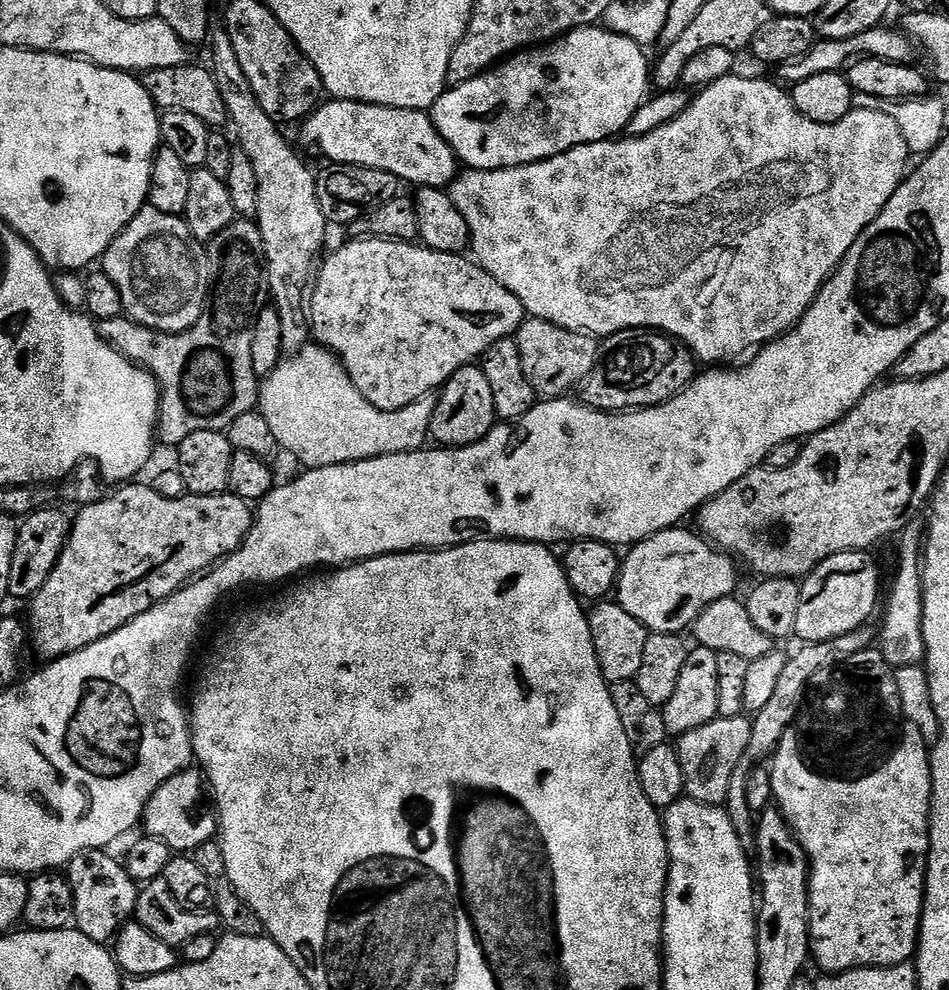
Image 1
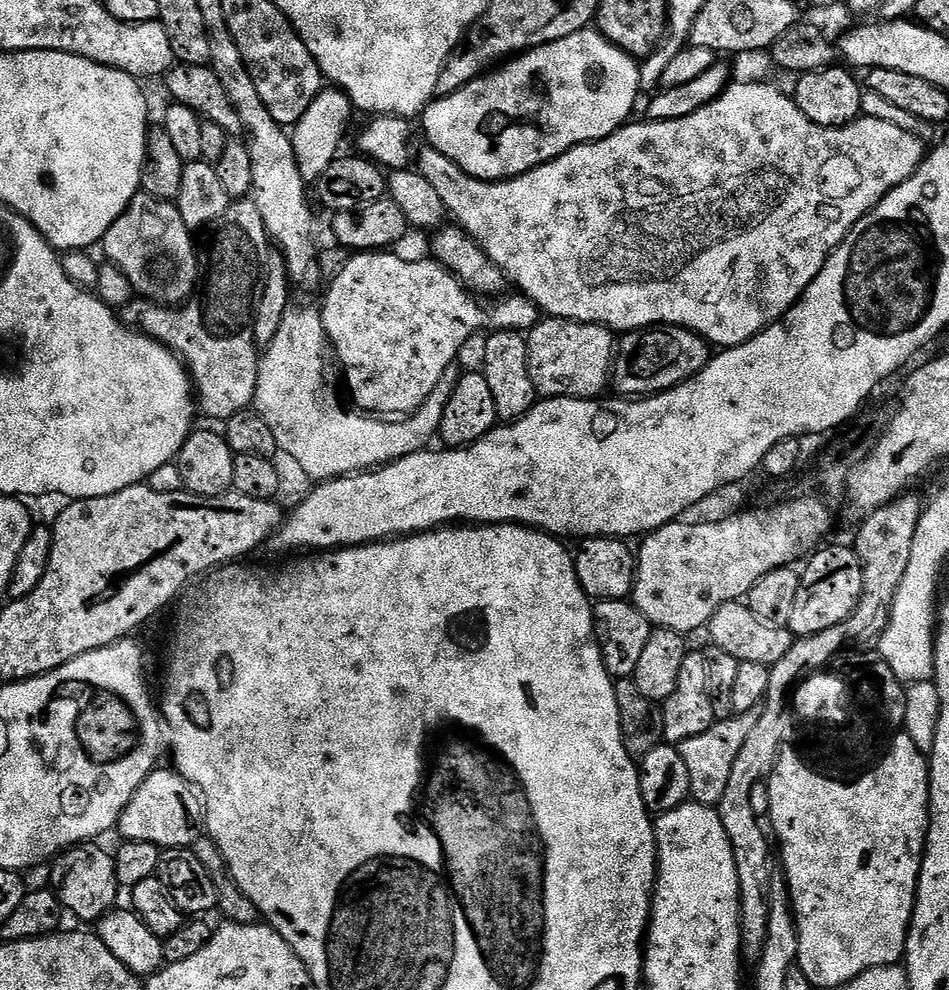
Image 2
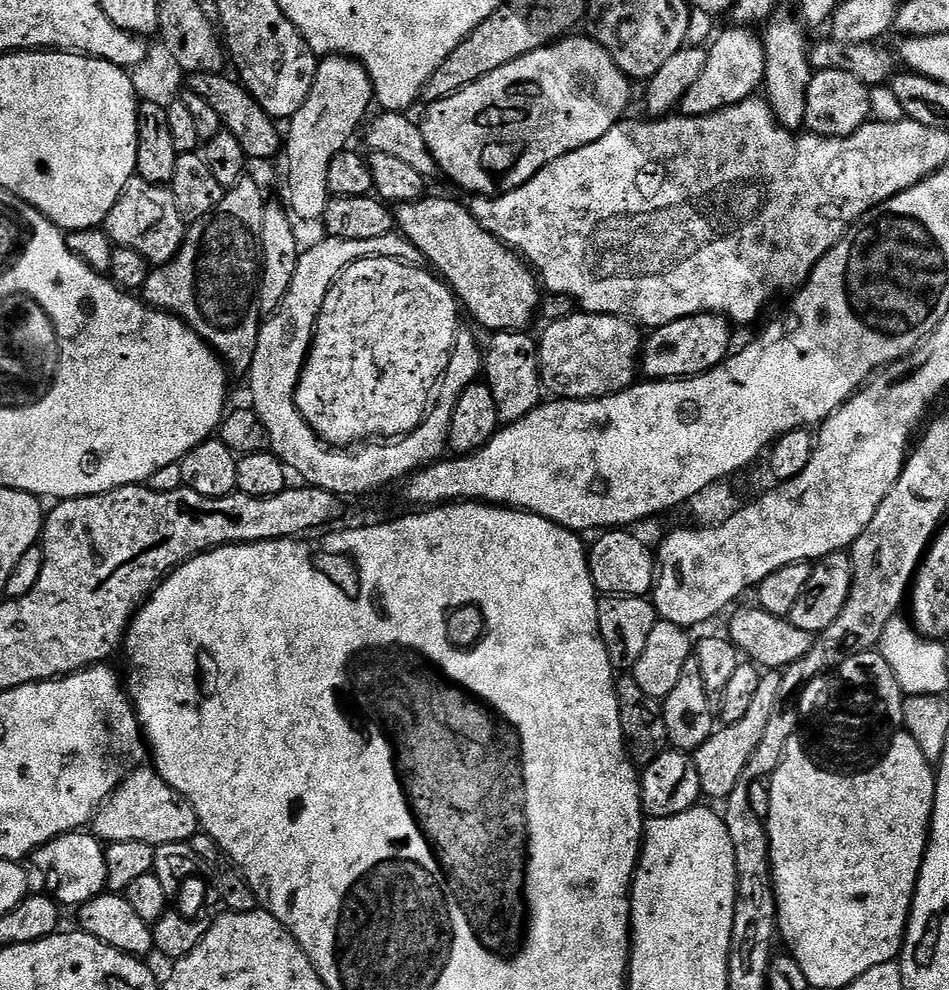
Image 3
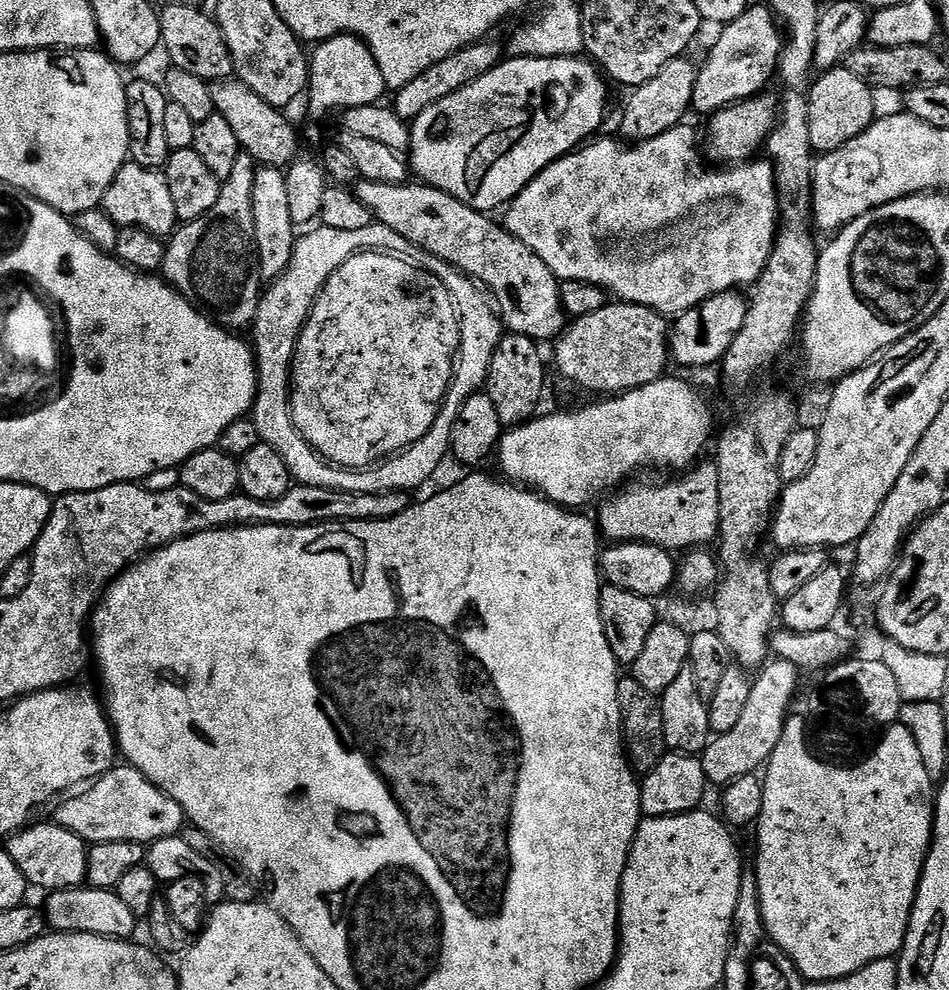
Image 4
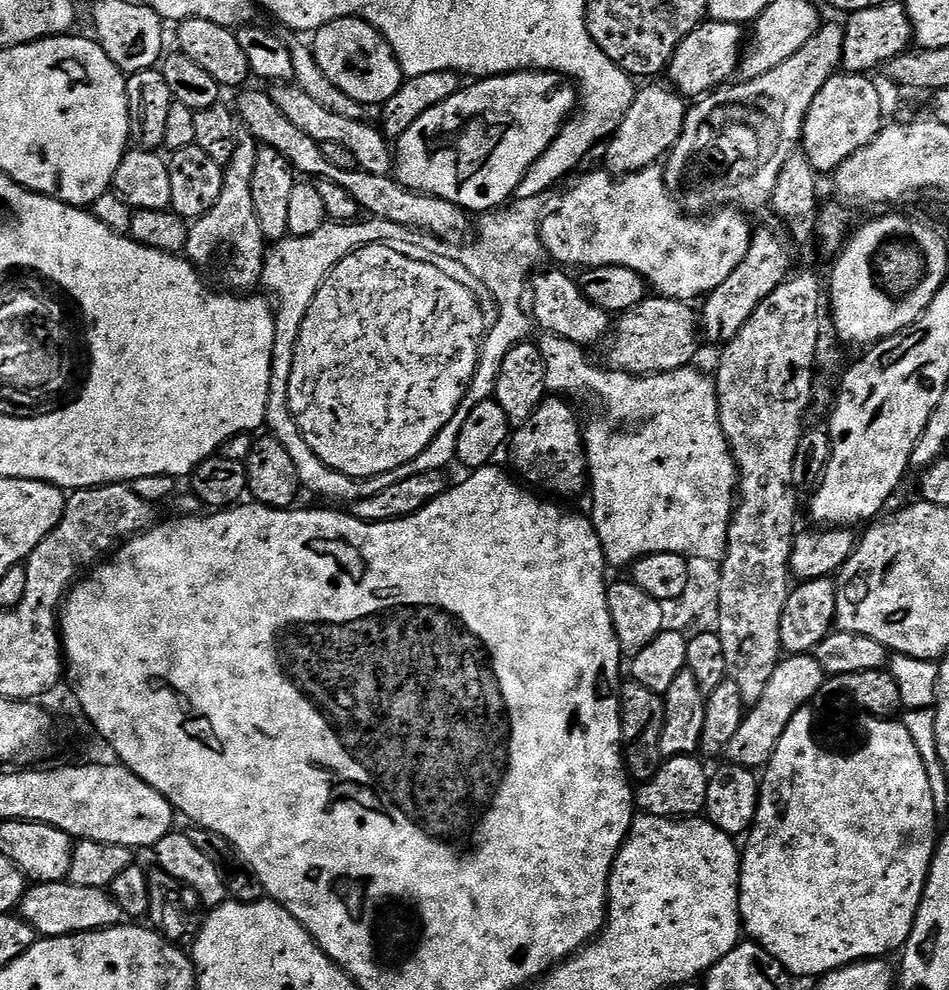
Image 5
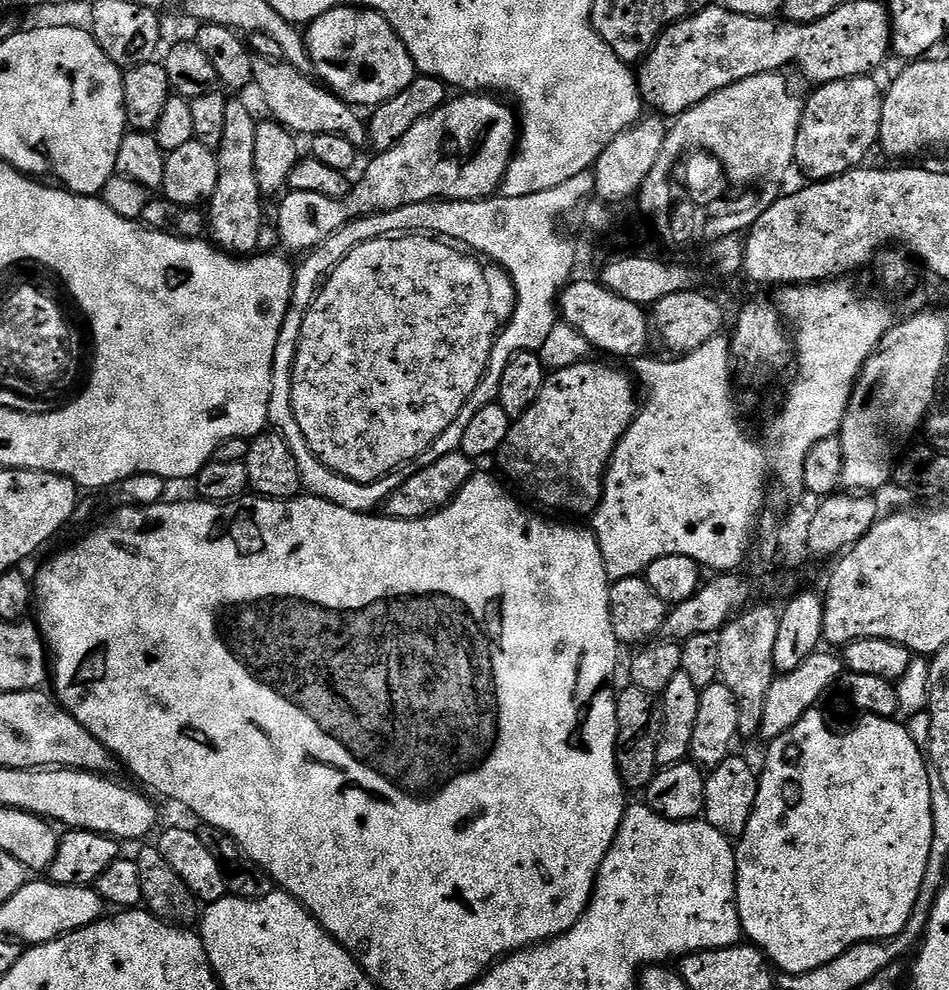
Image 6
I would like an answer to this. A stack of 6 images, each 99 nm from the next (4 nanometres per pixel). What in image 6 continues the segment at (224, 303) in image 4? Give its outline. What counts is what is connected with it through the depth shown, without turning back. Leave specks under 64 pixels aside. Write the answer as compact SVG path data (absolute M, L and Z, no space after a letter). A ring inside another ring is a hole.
M240 98L229 99L222 142L215 149L218 158L218 186L214 186L214 194L206 208L206 228L211 243L240 258L259 249L256 247L260 244L260 231L264 228L265 201L258 186L258 174L254 170L254 130L257 123L257 117L252 117L251 110Z

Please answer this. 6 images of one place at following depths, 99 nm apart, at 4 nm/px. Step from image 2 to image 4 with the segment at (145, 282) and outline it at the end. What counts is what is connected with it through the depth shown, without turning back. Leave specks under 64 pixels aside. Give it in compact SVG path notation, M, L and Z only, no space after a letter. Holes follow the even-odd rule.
M125 162L114 182L110 182L102 207L121 228L141 228L155 236L168 238L178 227L170 182L163 171L154 168Z

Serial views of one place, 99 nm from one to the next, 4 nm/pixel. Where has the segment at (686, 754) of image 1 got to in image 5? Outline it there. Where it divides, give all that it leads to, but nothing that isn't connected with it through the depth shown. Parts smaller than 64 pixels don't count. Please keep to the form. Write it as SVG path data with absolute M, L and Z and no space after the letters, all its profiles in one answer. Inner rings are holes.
M785 655L774 670L762 698L758 698L758 702L745 711L742 726L738 726L728 747L727 759L731 763L741 764L743 768L763 769L778 746L778 738L782 738L786 726L790 726L790 718L794 718L798 710L806 708L816 698L825 679L826 674L815 655Z

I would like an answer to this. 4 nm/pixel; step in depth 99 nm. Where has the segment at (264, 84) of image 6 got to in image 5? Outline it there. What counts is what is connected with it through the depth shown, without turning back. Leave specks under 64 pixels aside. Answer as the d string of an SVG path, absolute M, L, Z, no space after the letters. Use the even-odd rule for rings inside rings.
M276 82L271 85L270 95L274 106L298 126L298 130L310 134L320 145L326 142L334 142L338 146L346 146L350 154L354 154L356 166L361 172L370 174L389 175L394 168L394 148L387 136L380 131L375 123L365 120L354 120L352 118L342 118L342 114L333 114L331 110L314 102L314 98L306 98L306 94L301 88L297 88L288 82Z

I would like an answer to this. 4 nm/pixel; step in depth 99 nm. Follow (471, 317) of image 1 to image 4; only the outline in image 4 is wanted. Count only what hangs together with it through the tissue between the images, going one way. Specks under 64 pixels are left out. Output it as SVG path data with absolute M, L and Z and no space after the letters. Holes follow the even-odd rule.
M359 252L357 256L351 256L346 262L342 262L342 266L338 266L338 270L334 270L334 274L330 274L330 278L326 282L326 286L318 294L316 299L316 304L312 308L312 313L310 318L306 322L306 326L302 330L300 335L300 341L296 347L296 358L294 361L294 367L292 369L292 386L290 389L290 399L292 402L292 421L294 426L308 439L308 444L315 450L315 452L320 453L325 460L330 464L338 464L341 468L355 468L357 470L362 468L371 468L385 460L389 456L396 456L400 452L405 452L411 444L418 442L422 439L426 433L434 426L434 418L438 418L440 413L440 406L444 403L444 396L448 393L448 387L452 381L452 370L454 367L454 361L456 358L456 353L460 350L460 322L461 317L458 315L458 308L456 312L456 304L452 301L452 296L448 293L448 288L439 280L436 276L431 276L433 273L431 271L425 270L423 268L417 268L415 264L400 259L398 256L393 256L386 252Z

